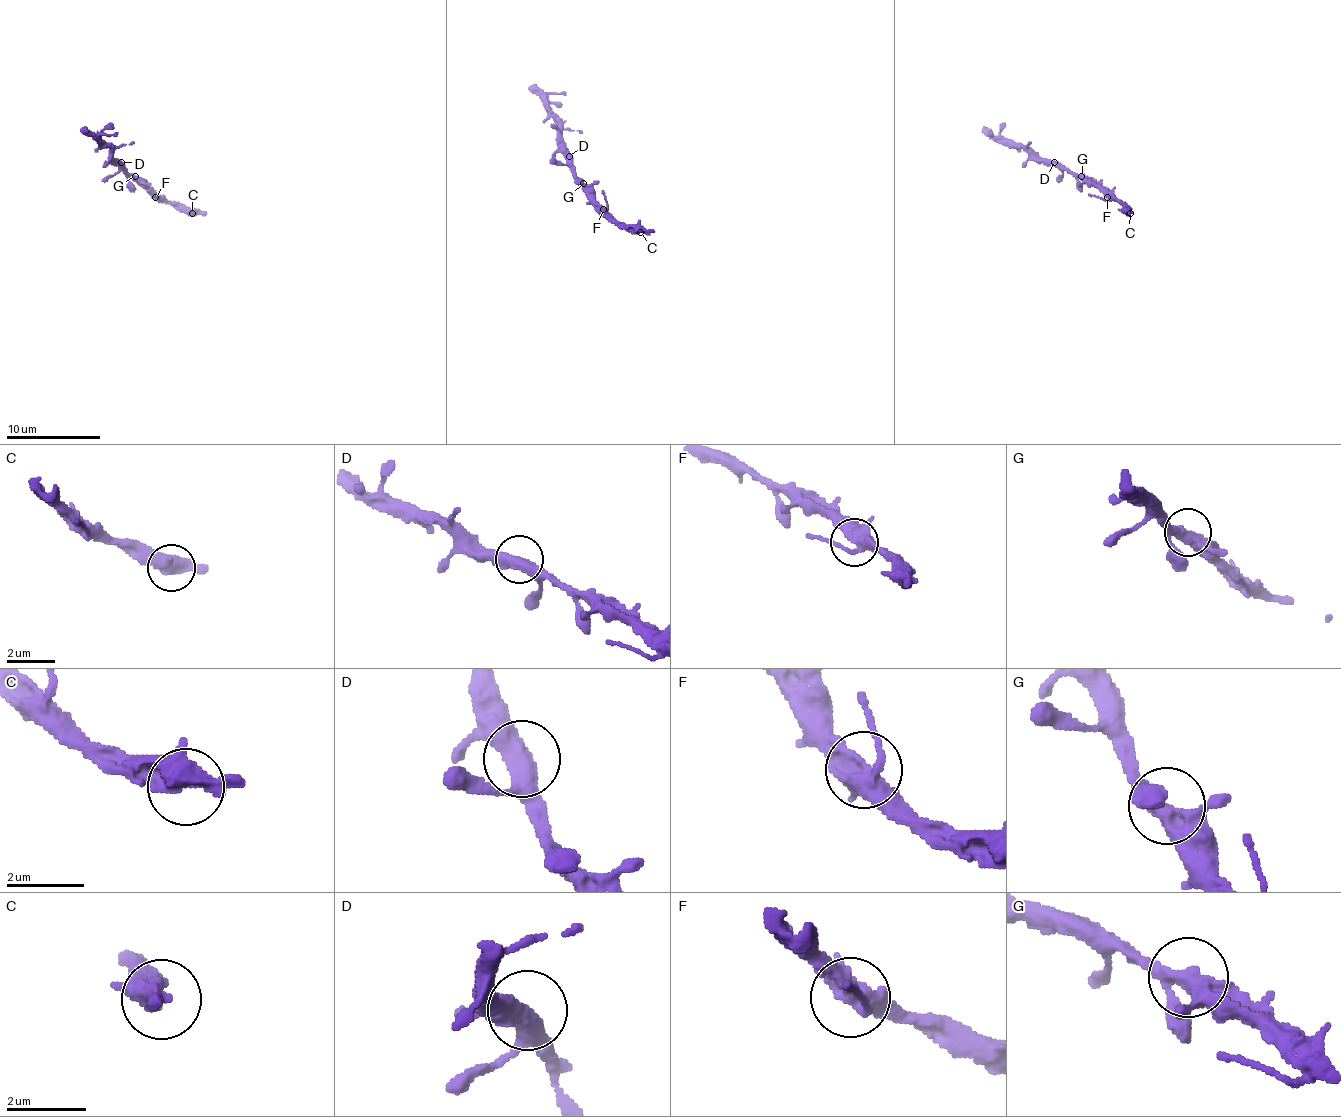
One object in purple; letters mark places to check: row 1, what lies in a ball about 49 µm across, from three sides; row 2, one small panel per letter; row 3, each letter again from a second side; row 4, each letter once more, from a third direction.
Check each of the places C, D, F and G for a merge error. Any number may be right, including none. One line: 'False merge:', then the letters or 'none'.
False merge: none

